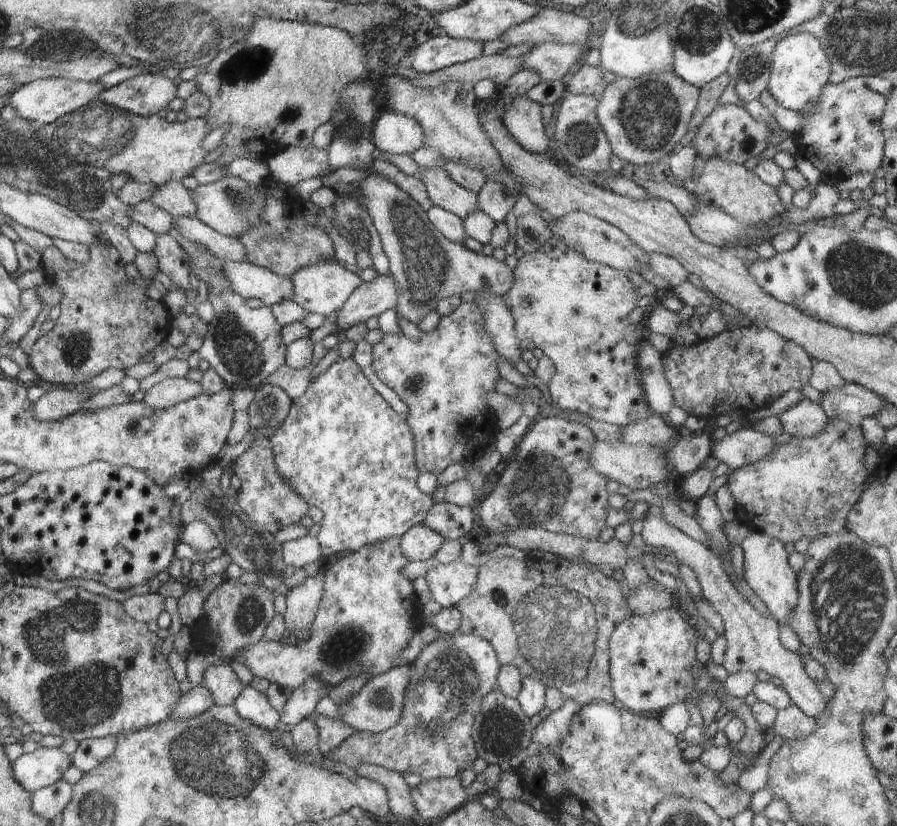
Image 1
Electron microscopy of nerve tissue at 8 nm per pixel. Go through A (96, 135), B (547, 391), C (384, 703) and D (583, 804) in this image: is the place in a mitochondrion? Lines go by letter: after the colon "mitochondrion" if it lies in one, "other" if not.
A: mitochondrion
B: other
C: mitochondrion
D: other

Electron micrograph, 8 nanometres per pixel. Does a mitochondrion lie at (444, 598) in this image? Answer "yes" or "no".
no

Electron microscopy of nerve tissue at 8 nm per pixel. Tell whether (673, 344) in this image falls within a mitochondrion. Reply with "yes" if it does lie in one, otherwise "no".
no

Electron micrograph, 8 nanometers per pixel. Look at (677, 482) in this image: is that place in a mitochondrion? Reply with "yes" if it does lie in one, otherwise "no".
no

